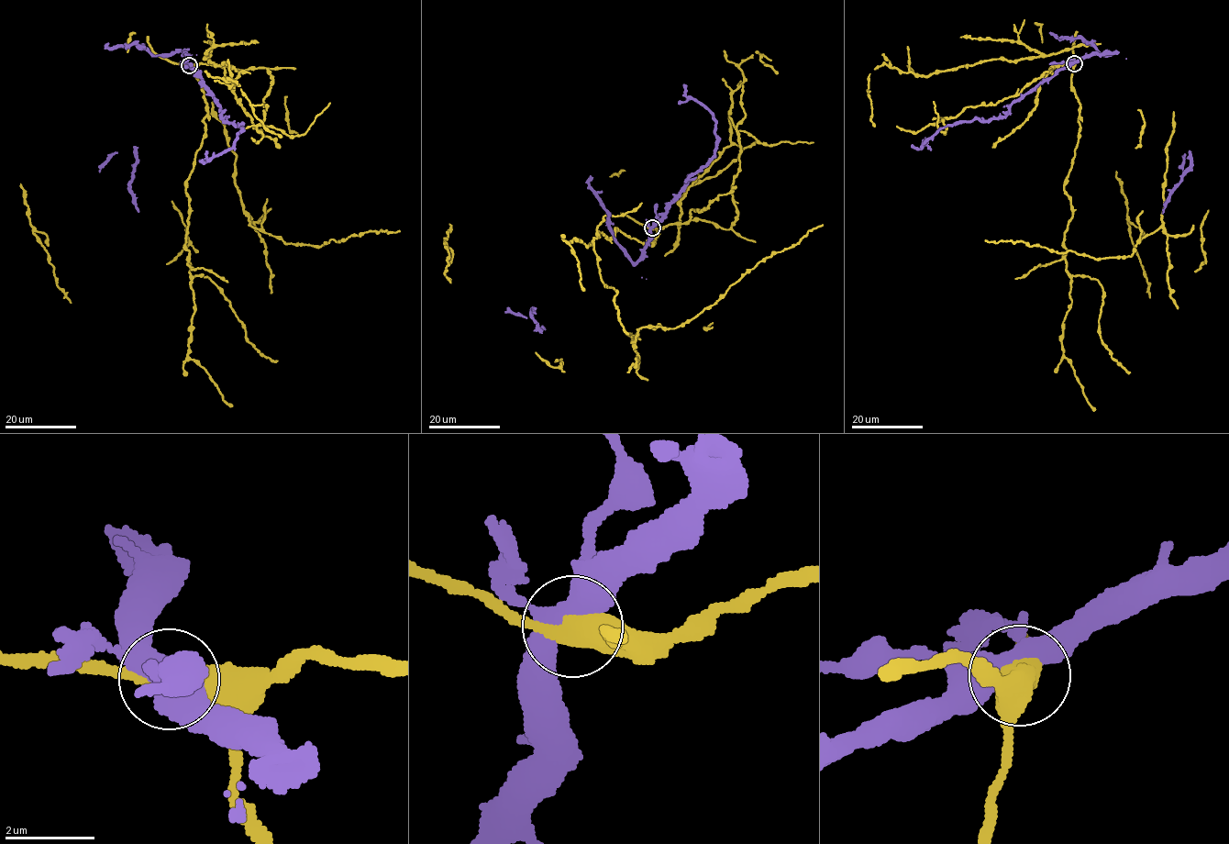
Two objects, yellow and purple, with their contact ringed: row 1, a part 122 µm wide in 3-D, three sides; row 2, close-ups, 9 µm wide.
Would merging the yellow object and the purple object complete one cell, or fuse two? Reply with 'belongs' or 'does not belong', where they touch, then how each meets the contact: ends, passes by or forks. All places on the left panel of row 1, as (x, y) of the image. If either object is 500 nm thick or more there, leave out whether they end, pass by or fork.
belongs; at (189, 65)

